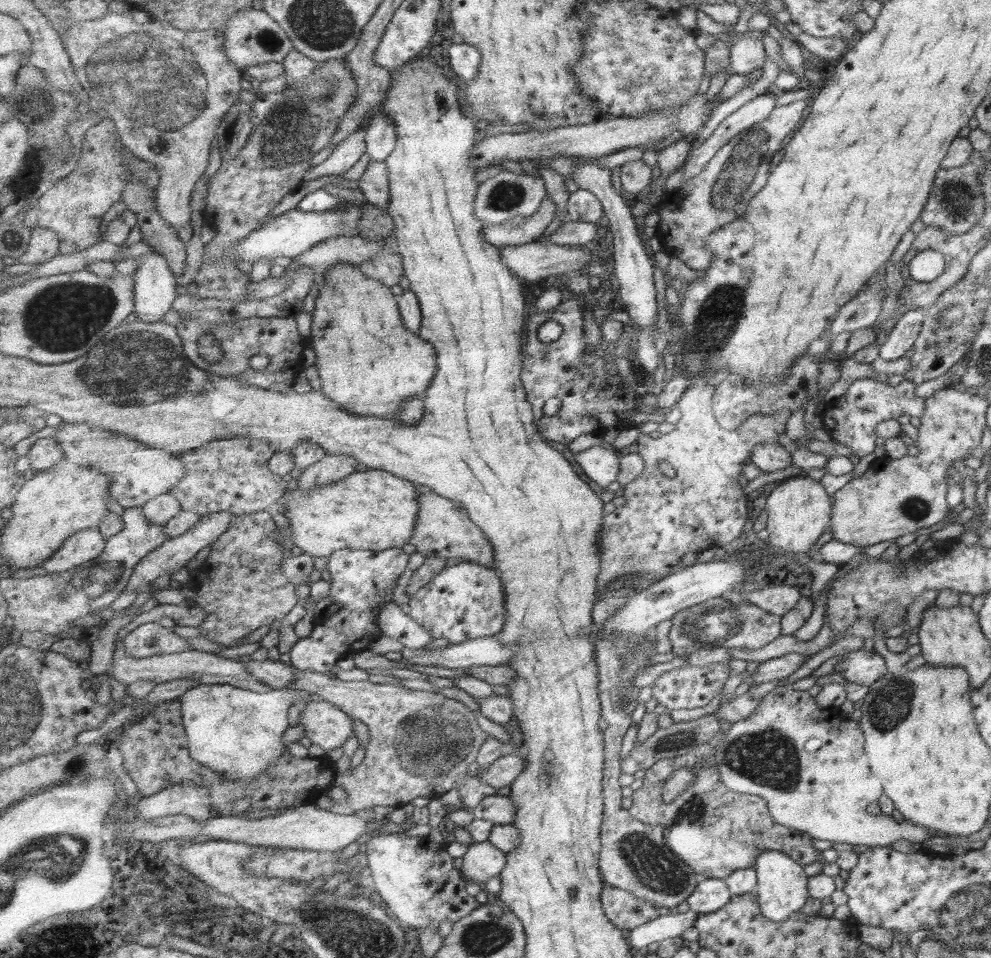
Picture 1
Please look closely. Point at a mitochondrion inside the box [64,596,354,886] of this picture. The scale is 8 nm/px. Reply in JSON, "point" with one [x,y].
{"point":[77,763]}

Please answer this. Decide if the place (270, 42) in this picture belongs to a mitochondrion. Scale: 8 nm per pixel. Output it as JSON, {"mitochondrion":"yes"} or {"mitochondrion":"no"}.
{"mitochondrion":"yes"}

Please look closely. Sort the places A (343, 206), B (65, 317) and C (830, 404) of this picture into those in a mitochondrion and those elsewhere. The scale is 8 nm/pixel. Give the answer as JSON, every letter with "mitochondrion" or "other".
{"A":"other","B":"mitochondrion","C":"other"}

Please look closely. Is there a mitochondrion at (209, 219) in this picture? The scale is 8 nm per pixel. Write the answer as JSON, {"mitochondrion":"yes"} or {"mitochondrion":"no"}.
{"mitochondrion":"no"}

